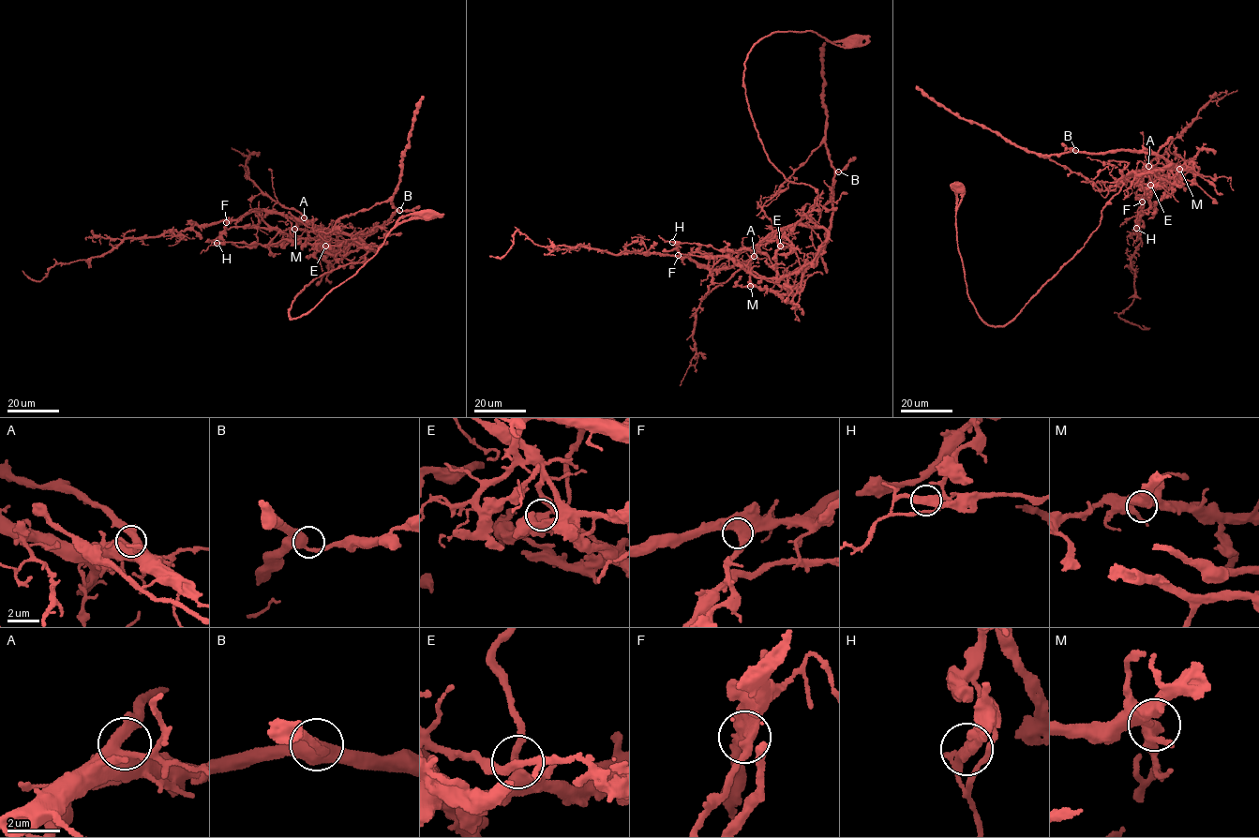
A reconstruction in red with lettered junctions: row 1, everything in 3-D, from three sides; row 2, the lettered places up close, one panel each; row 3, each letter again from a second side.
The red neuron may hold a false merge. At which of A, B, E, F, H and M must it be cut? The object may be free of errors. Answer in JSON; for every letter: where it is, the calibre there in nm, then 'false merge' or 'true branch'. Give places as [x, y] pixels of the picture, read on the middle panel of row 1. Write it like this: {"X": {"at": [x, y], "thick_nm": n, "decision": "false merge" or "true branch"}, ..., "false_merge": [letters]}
{"A": {"at": [754, 256], "thick_nm": 400, "decision": "true branch"}, "B": {"at": [838, 172], "thick_nm": 440, "decision": "true branch"}, "E": {"at": [780, 246], "thick_nm": 440, "decision": "true branch"}, "F": {"at": [678, 255], "thick_nm": 400, "decision": "true branch"}, "H": {"at": [672, 242], "thick_nm": 400, "decision": "false merge"}, "M": {"at": [750, 286], "thick_nm": 480, "decision": "true branch"}, "false_merge": ["H"]}

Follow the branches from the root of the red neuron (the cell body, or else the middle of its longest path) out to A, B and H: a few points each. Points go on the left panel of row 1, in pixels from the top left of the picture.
A: (425, 216), (403, 220), (354, 275), (290, 319), (304, 287), (367, 251), (304, 217)
B: (425, 216), (403, 220), (354, 275), (290, 319), (309, 283), (366, 259), (352, 235), (358, 244), (399, 210)
H: (425, 216), (403, 220), (293, 320), (304, 287), (360, 262), (367, 248), (217, 243)

